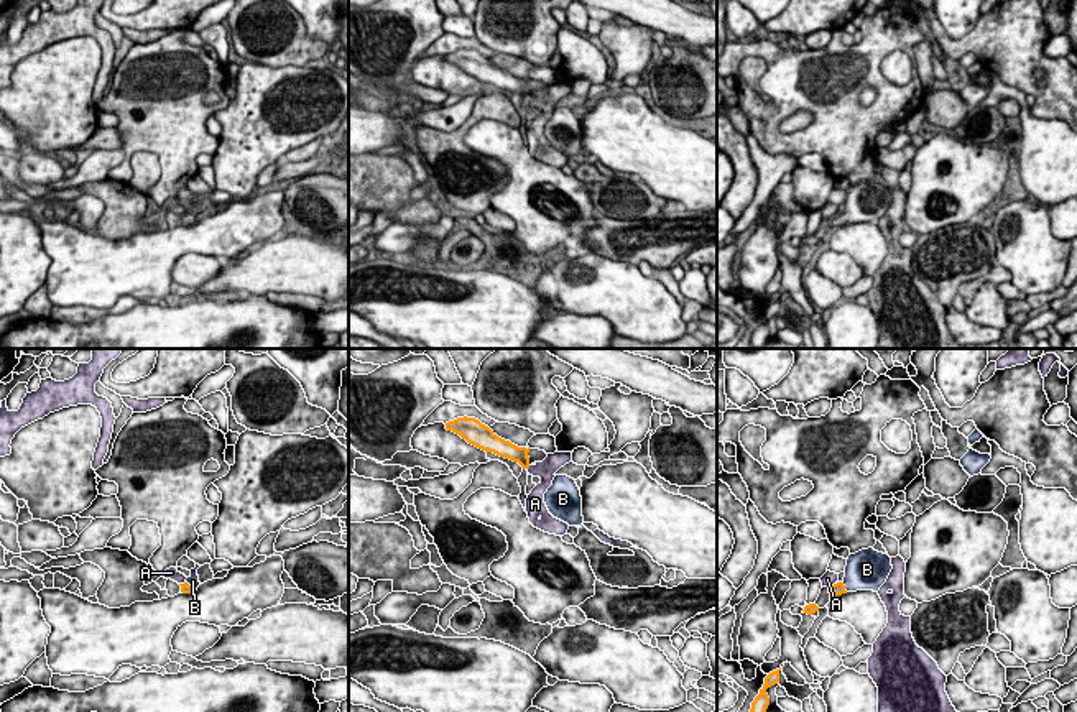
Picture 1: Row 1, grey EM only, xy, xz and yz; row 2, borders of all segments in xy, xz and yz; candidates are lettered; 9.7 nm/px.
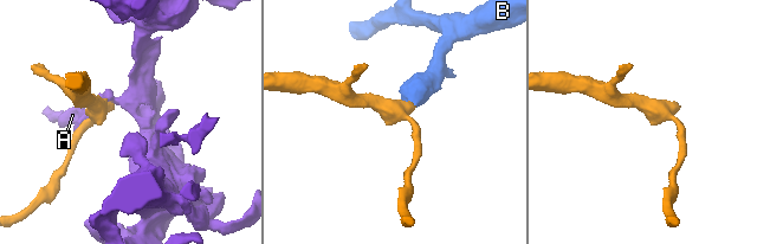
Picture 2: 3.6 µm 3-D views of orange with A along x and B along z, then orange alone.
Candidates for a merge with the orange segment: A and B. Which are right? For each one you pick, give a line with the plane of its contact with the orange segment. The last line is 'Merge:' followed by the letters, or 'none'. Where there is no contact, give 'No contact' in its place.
B: Touches orange in yz
Merge: B

